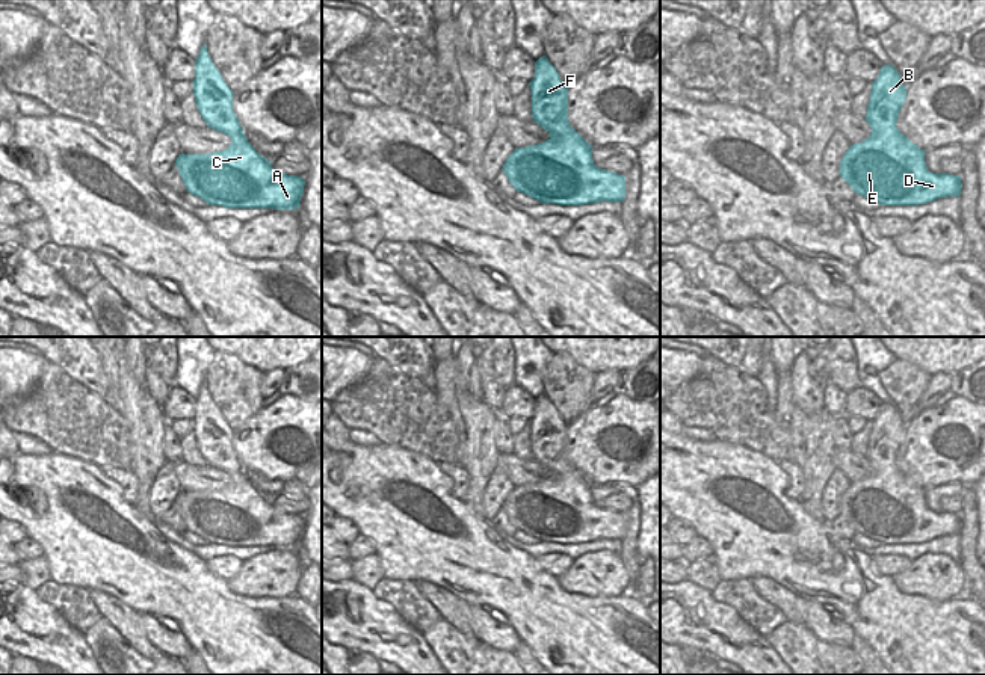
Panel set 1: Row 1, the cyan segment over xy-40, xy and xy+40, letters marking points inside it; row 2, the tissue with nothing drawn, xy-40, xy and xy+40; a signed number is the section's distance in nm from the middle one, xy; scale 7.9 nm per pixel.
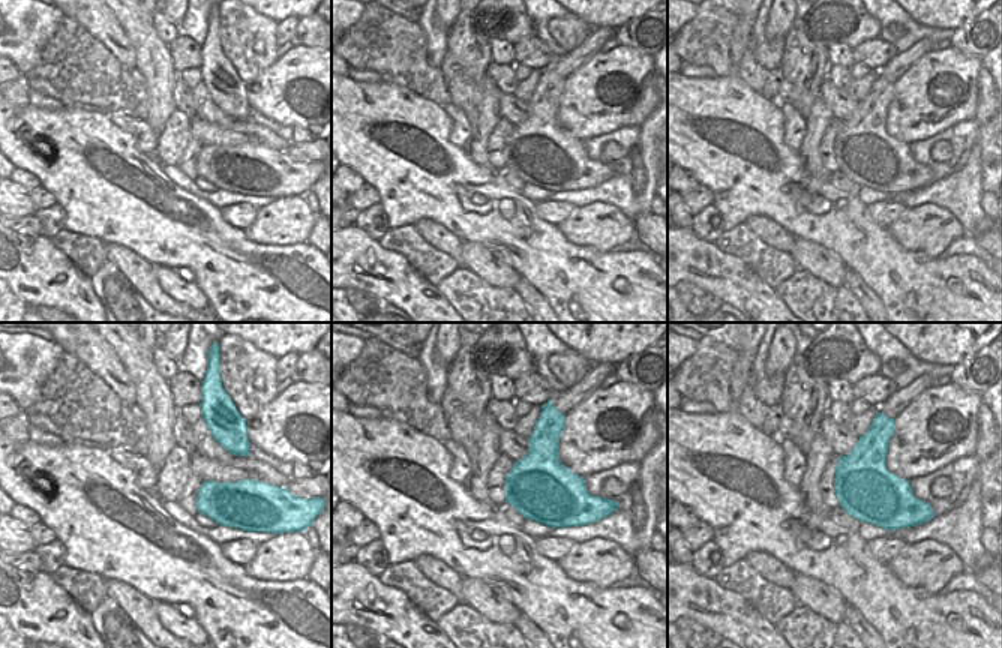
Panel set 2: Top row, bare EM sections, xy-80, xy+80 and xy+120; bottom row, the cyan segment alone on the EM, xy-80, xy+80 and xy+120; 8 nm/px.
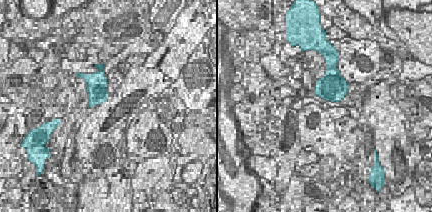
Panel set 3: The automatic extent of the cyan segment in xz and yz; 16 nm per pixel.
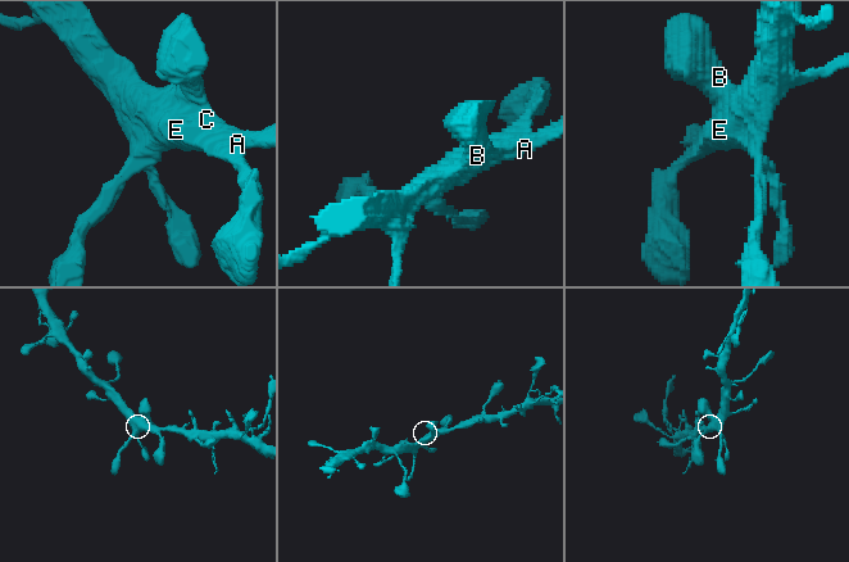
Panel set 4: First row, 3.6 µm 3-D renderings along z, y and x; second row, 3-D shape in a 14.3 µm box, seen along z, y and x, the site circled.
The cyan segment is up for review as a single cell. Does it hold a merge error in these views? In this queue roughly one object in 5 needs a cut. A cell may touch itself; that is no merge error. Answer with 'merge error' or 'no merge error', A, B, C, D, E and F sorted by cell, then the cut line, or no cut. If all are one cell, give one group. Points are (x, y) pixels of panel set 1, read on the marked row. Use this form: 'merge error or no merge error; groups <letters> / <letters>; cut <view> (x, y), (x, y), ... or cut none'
no merge error; groups A B C D E F; cut none

